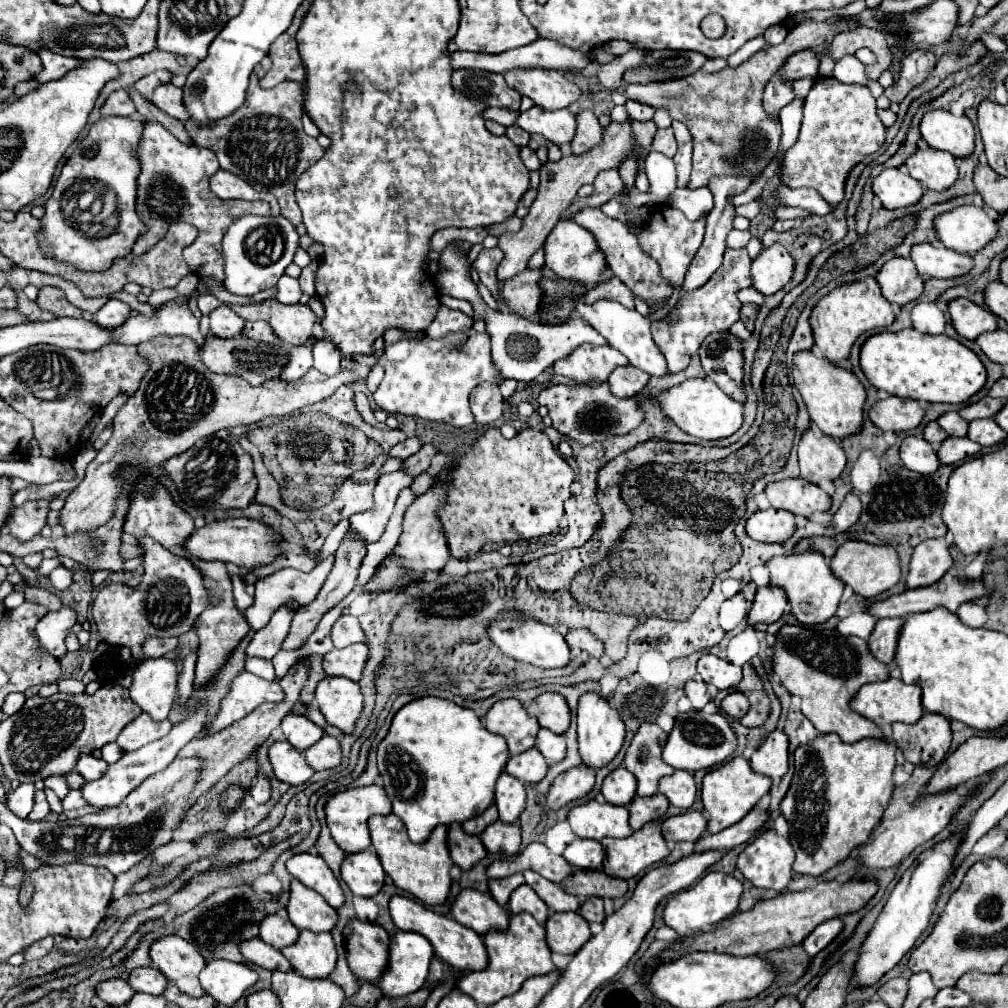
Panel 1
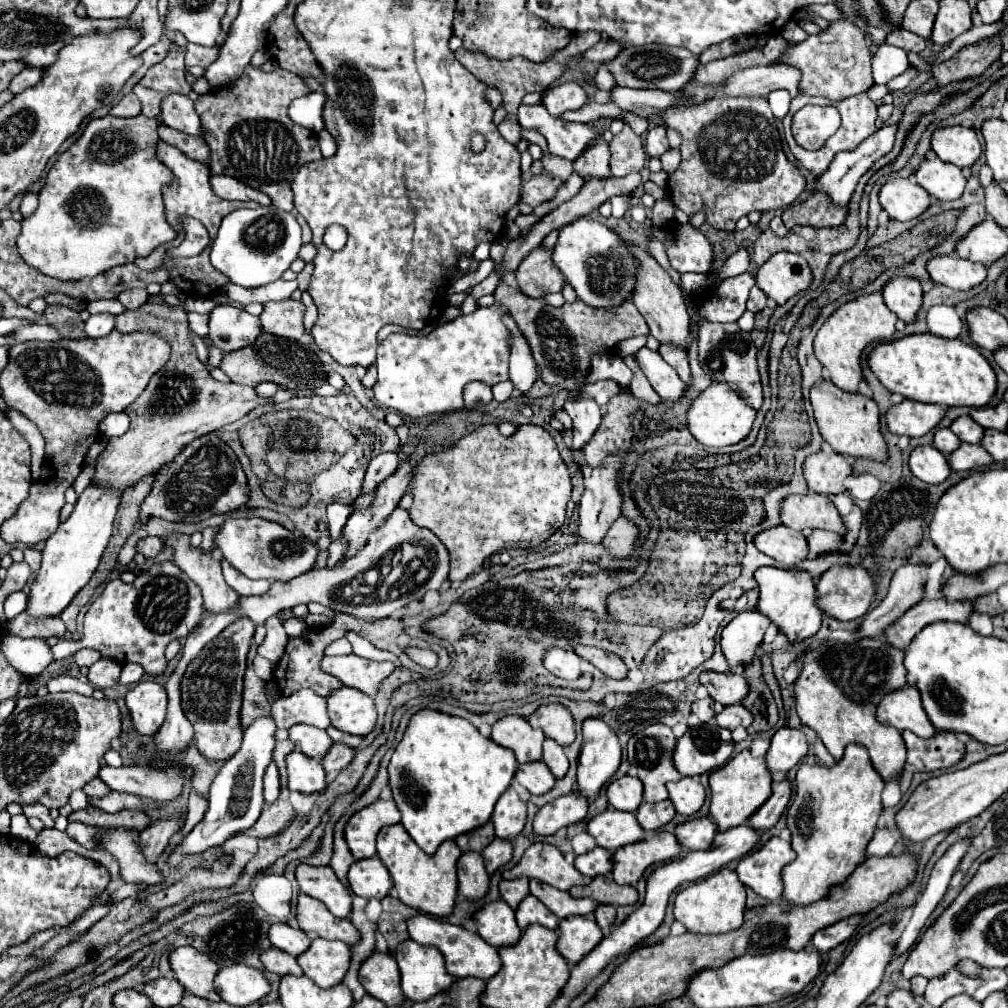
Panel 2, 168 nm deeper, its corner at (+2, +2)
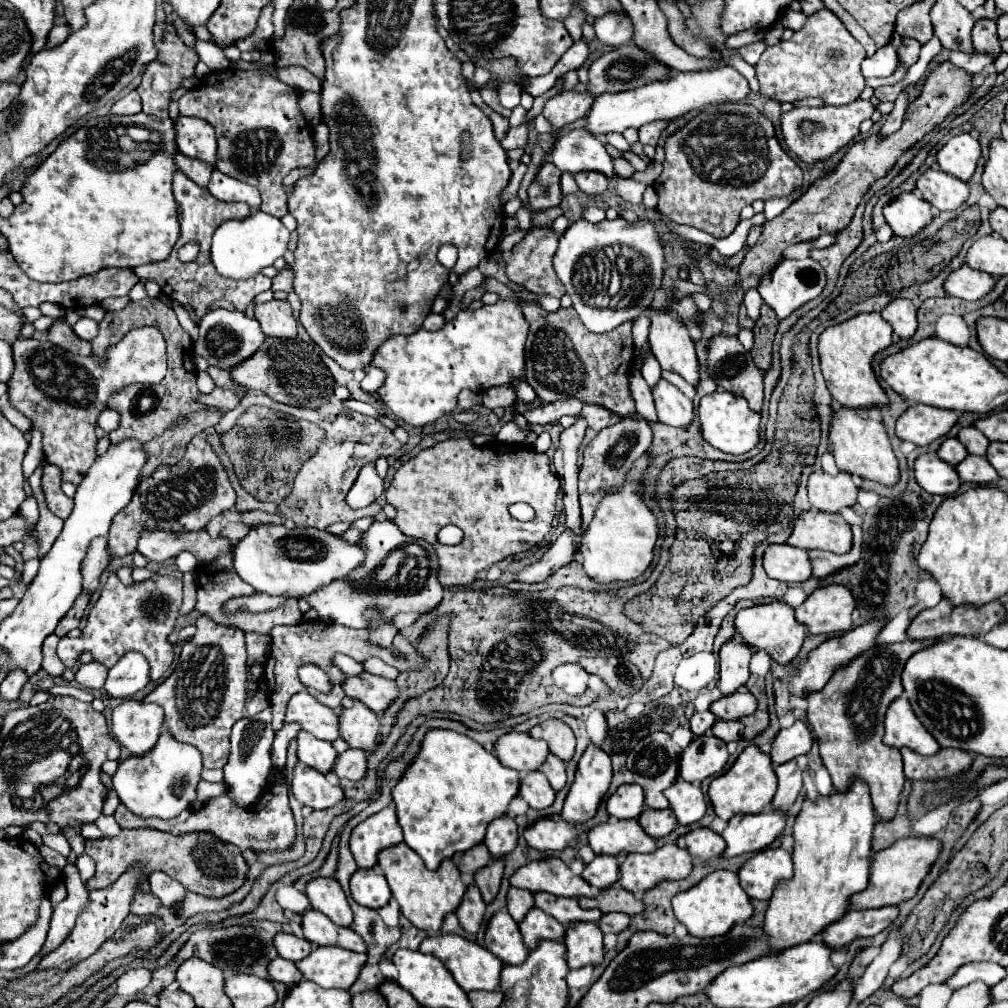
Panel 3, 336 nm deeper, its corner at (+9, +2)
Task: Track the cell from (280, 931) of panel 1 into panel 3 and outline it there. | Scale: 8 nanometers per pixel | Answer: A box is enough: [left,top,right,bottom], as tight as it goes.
[275,933,311,963]

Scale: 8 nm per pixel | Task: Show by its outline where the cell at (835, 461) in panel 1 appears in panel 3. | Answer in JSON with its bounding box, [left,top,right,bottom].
[807,471,859,513]

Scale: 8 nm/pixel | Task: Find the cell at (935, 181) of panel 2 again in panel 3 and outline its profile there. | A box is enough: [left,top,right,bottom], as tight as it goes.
[917,169,969,211]

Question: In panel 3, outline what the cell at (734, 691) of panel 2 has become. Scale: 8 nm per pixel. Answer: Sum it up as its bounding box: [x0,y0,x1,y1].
[711,691,757,721]

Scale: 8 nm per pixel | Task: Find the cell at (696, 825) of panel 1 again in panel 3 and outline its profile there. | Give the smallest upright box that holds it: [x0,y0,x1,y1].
[677,829,725,861]

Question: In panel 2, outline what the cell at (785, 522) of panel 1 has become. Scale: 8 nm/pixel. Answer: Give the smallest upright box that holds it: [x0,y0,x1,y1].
[754,523,808,569]

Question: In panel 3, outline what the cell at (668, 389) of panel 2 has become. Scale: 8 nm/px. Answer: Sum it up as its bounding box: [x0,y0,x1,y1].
[653,379,693,427]

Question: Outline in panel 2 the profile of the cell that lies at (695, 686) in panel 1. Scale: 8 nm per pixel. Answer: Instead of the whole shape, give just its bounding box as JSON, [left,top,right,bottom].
[692,697,714,723]

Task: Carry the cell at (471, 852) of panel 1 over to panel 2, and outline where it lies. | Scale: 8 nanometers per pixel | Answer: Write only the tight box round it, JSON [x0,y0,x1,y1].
[458,851,488,899]

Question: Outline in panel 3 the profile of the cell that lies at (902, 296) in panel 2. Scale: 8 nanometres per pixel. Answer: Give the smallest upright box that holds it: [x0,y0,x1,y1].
[881,299,917,339]

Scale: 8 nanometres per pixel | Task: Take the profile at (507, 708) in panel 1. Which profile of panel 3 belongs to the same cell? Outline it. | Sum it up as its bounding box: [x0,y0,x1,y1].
[495,733,549,773]

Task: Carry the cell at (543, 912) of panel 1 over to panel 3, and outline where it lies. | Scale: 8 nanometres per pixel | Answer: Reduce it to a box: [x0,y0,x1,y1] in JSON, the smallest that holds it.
[521,907,565,949]

